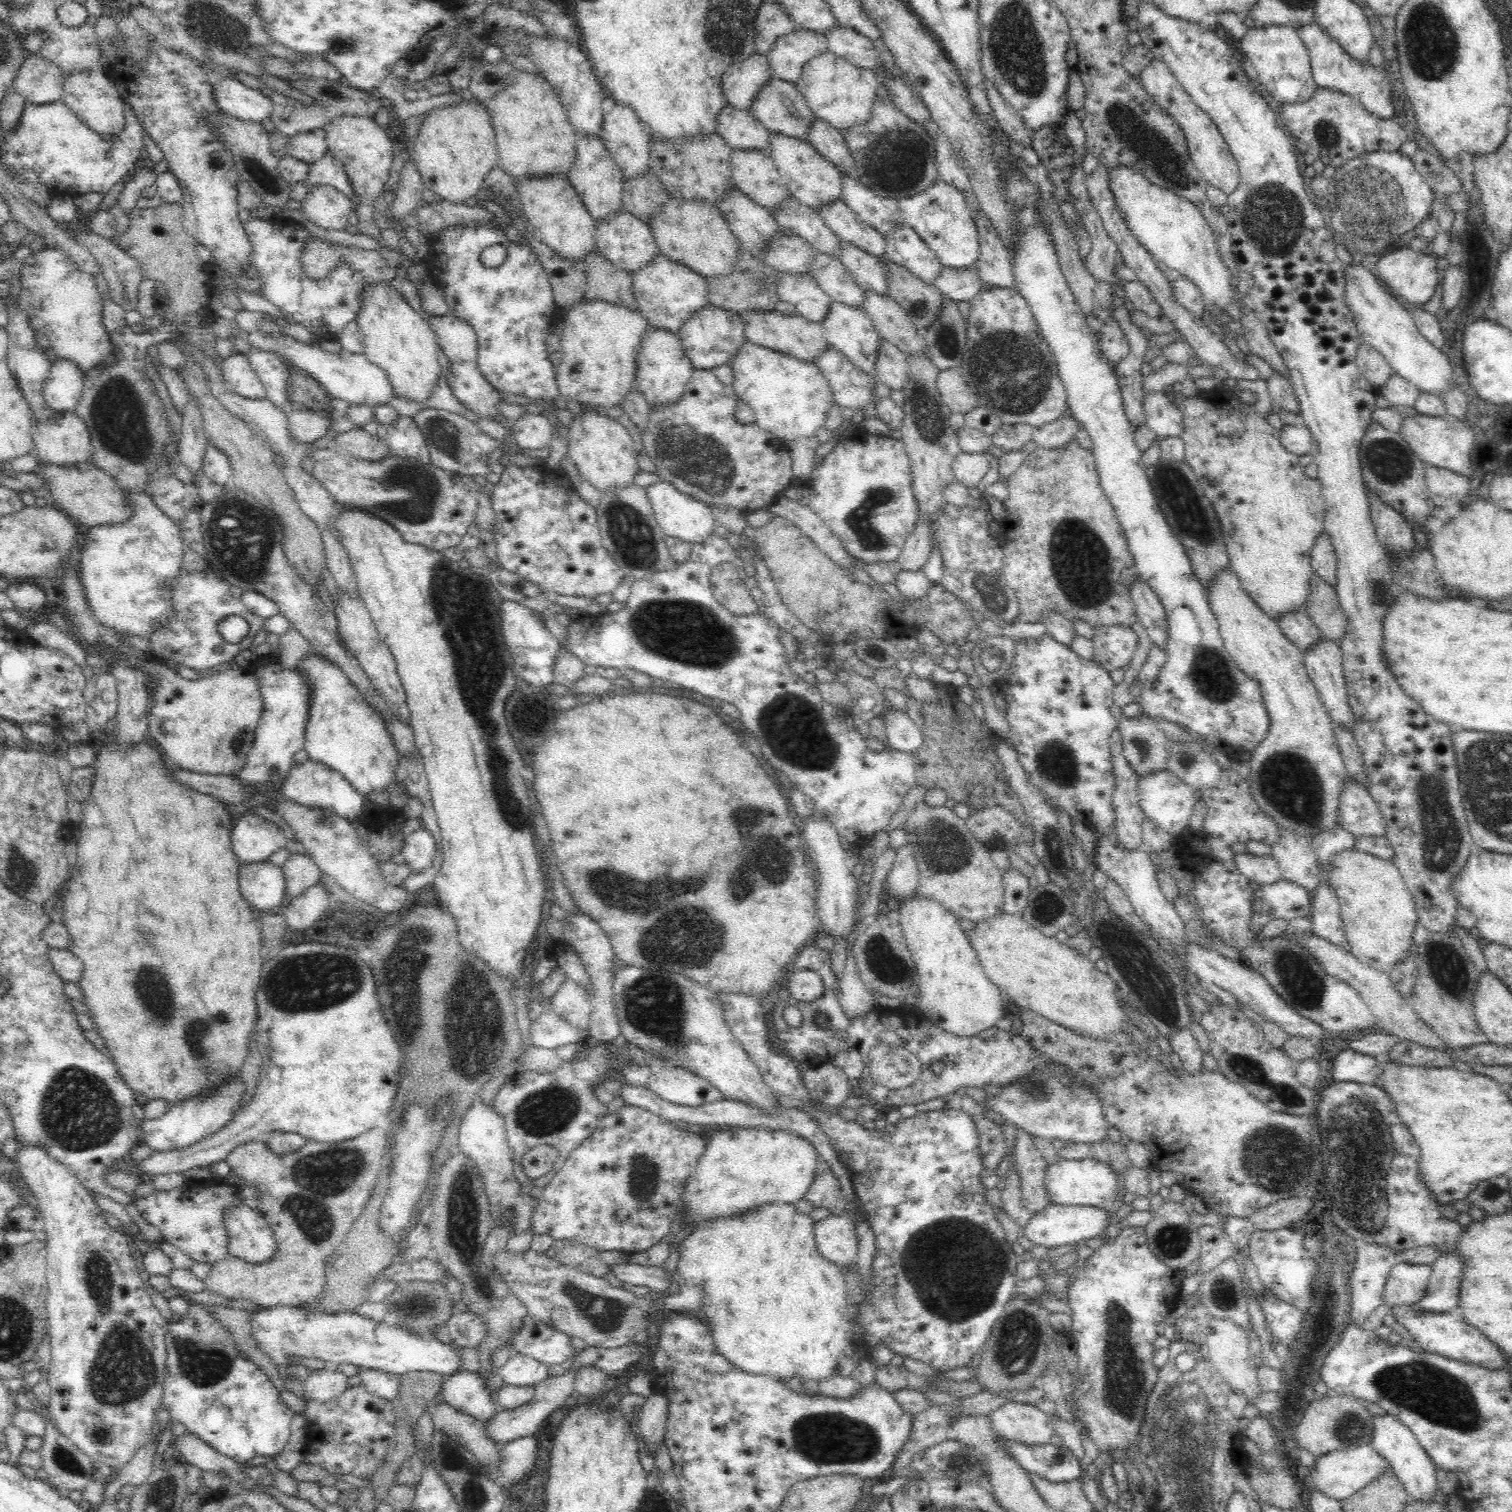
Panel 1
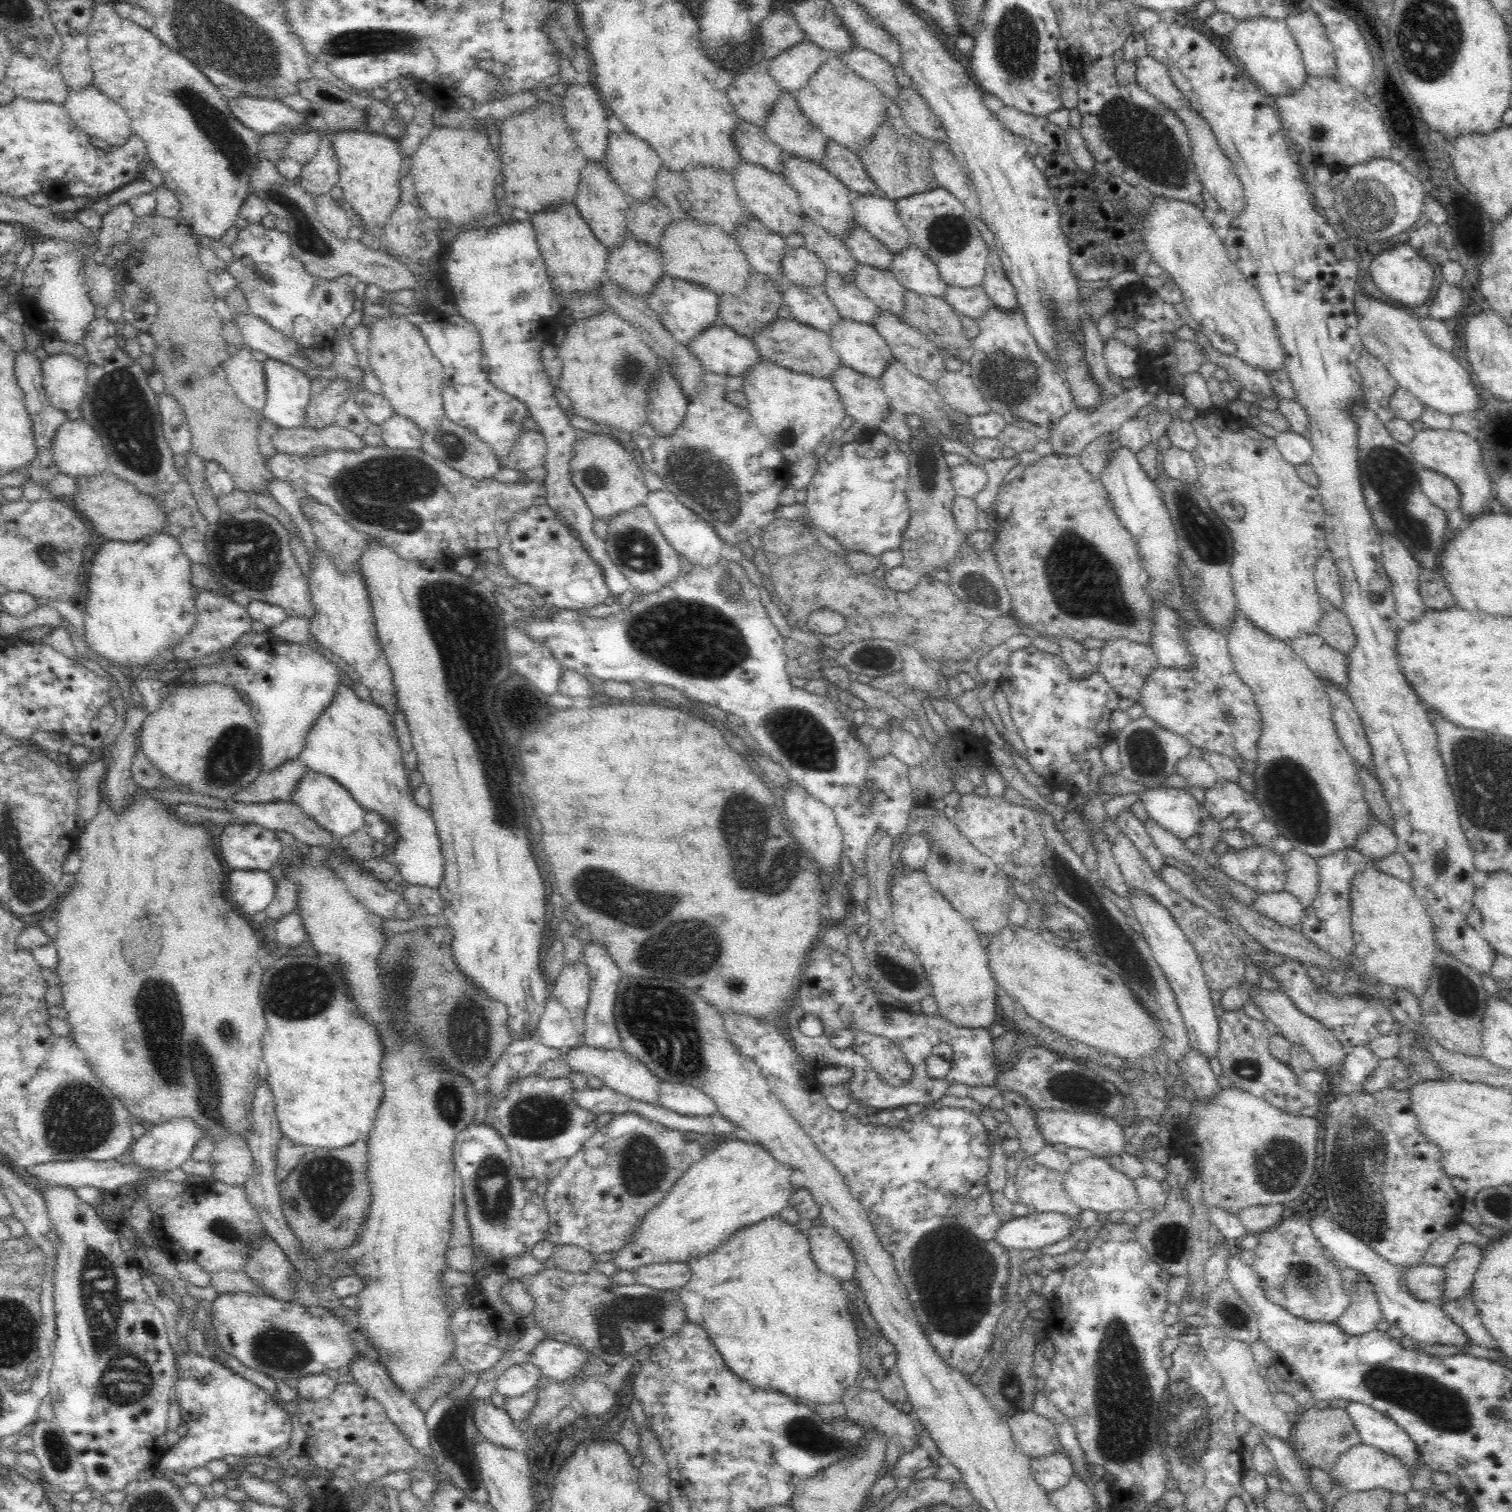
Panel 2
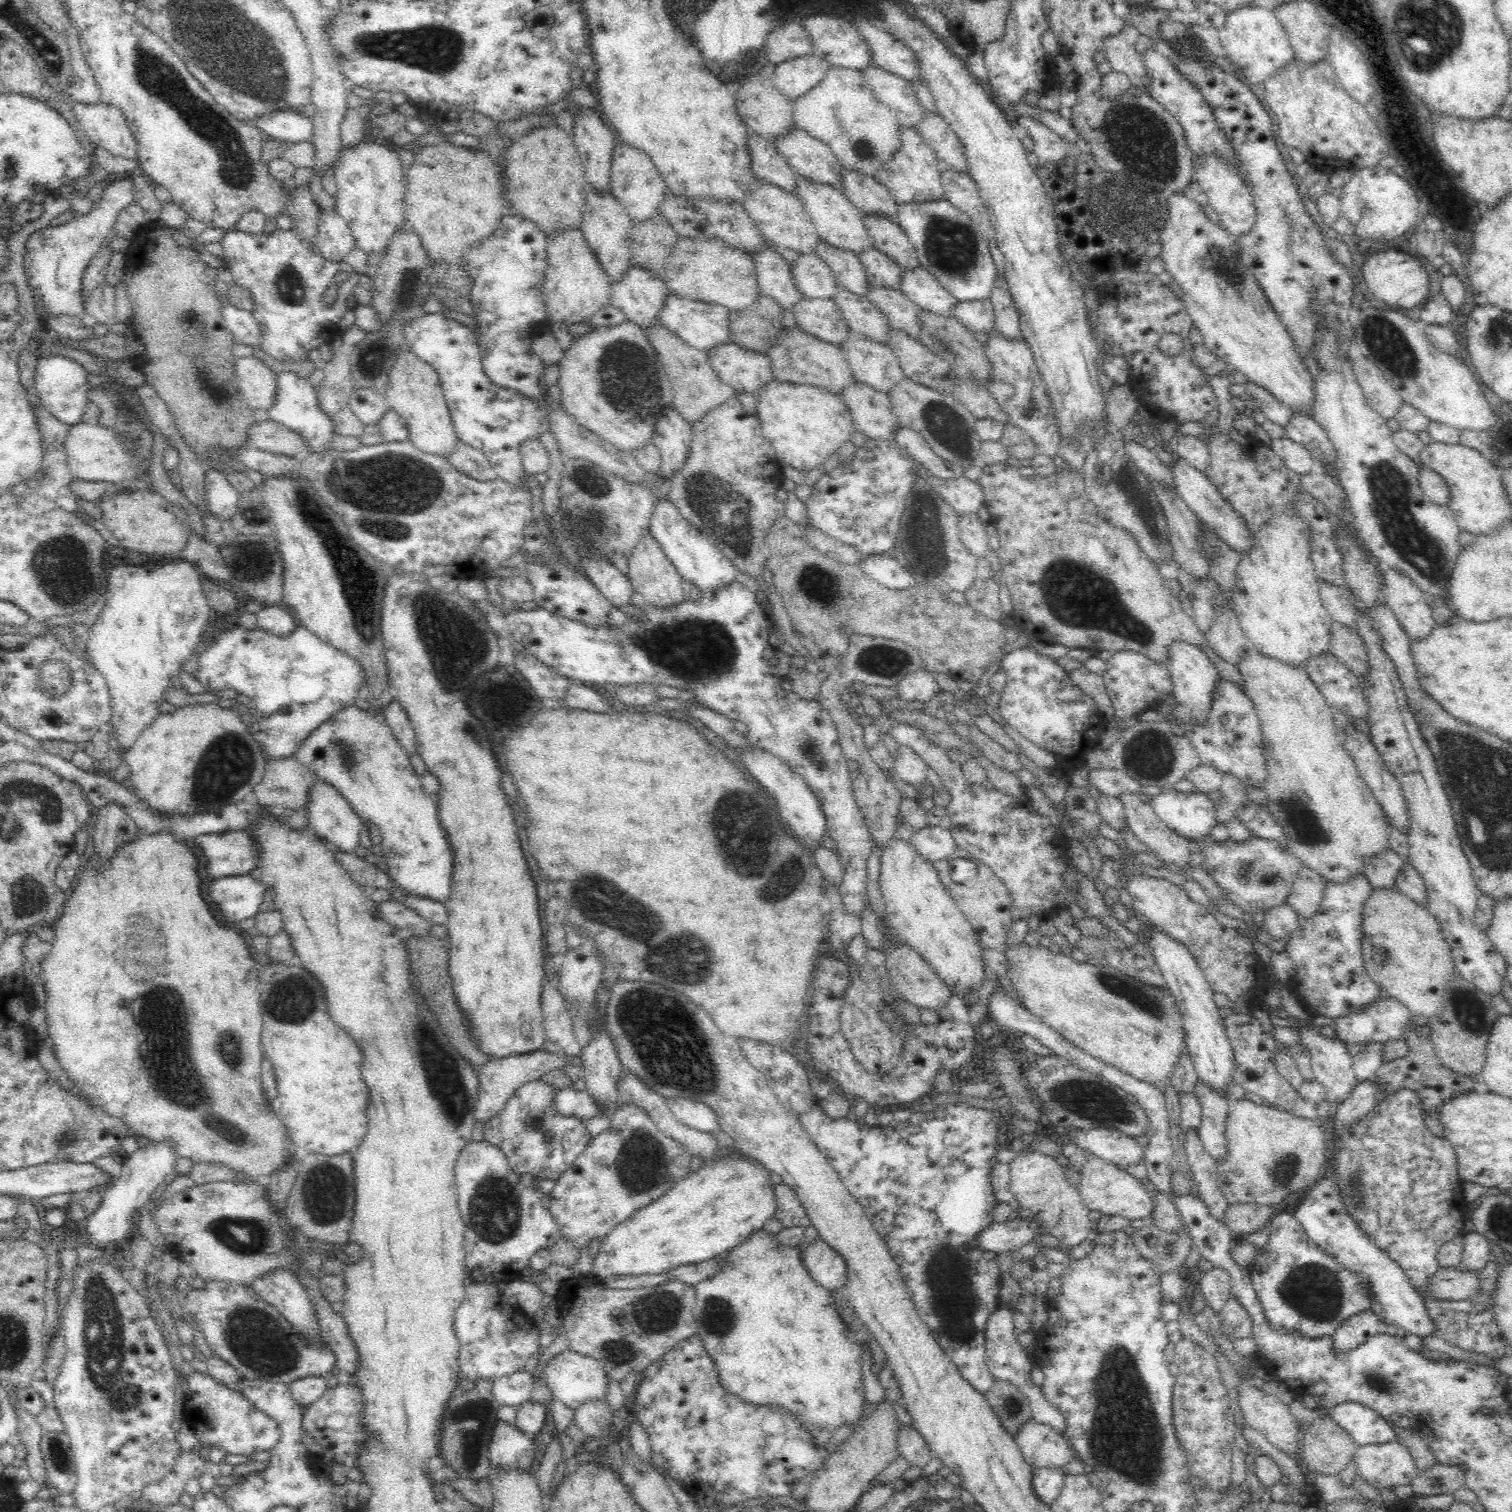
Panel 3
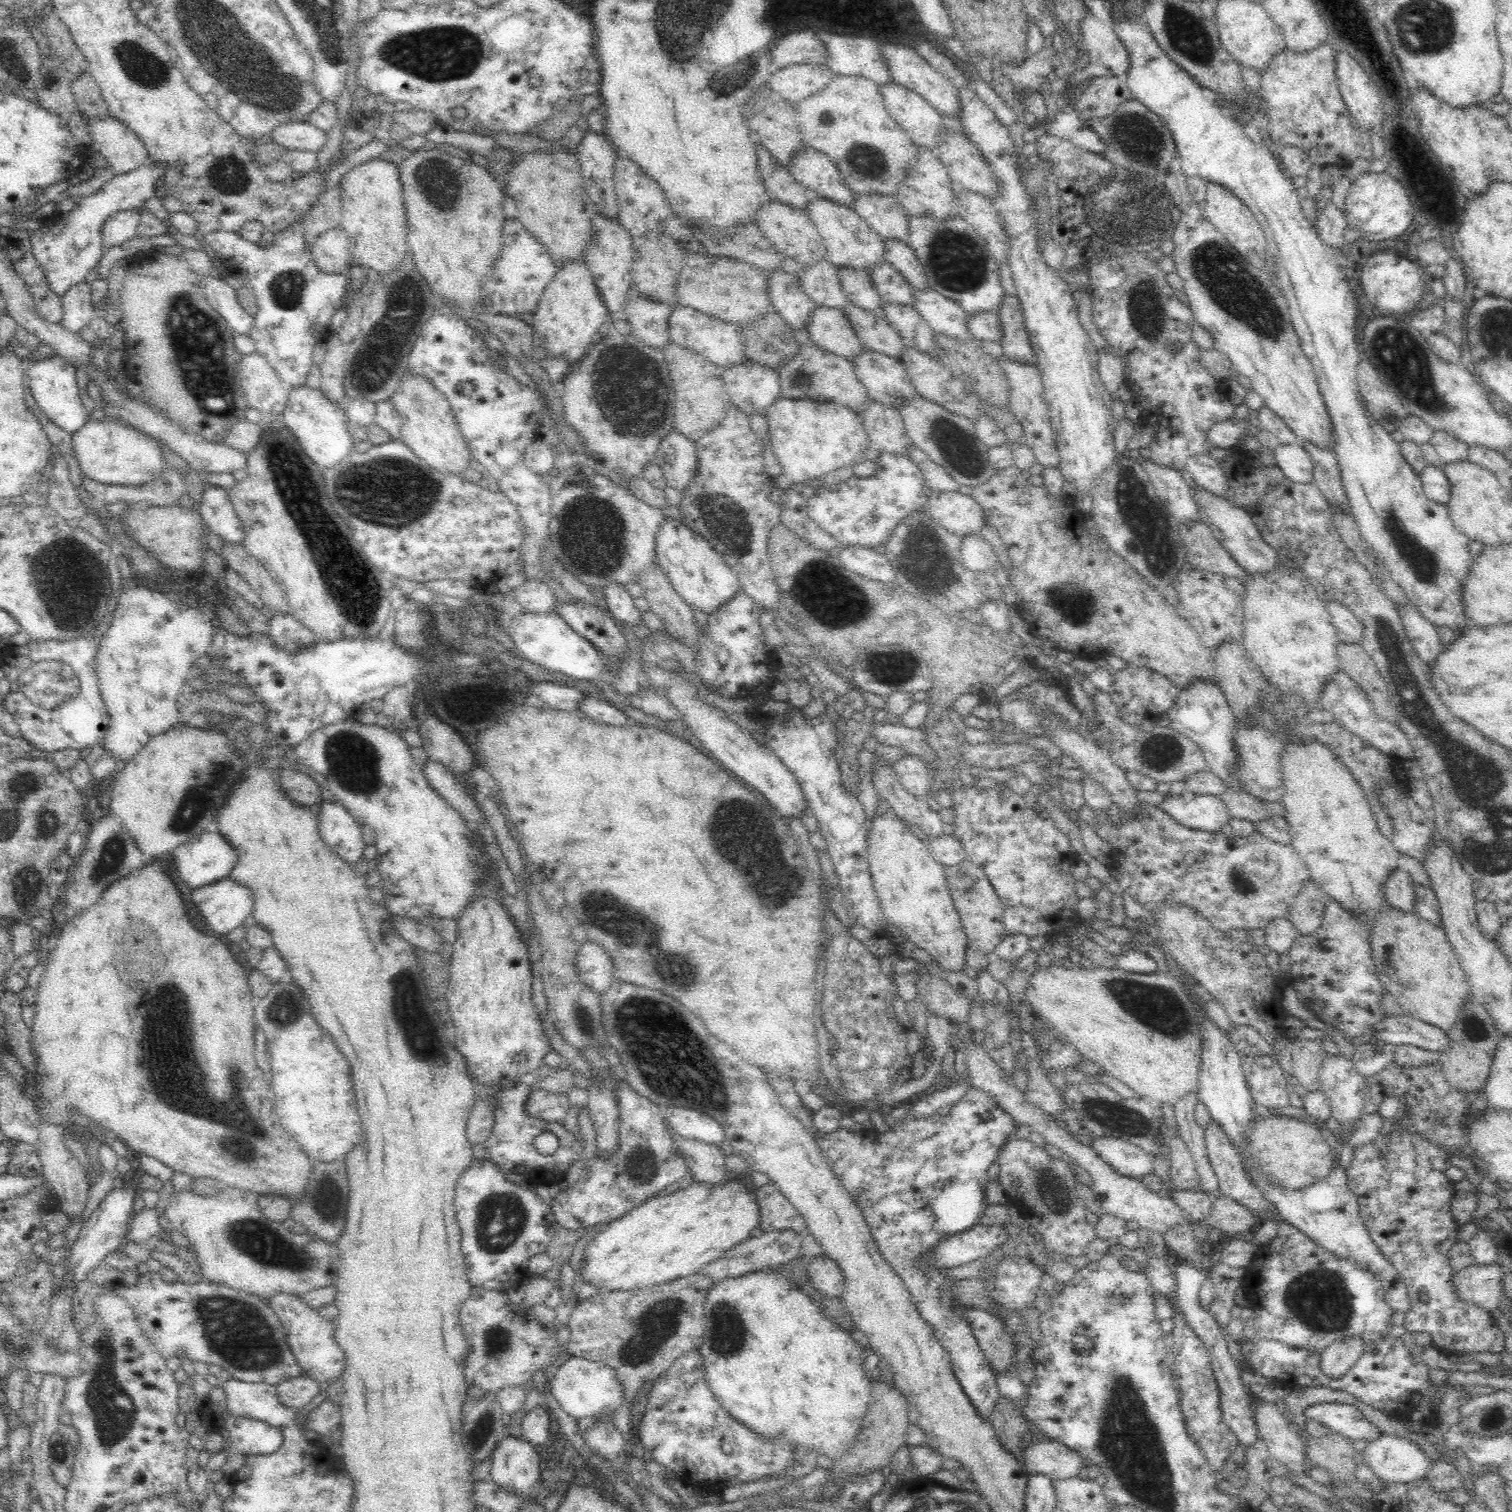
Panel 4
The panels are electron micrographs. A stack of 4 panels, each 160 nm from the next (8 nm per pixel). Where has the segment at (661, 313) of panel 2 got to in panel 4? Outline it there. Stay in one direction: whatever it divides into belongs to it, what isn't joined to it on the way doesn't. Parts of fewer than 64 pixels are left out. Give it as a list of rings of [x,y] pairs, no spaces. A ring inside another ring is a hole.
[[[680,305],[672,309],[668,332],[670,342],[706,357],[706,360],[709,360],[717,367],[722,367],[723,369],[732,368],[747,360],[743,351],[742,335],[739,333],[740,328],[738,326],[694,310],[692,307]]]

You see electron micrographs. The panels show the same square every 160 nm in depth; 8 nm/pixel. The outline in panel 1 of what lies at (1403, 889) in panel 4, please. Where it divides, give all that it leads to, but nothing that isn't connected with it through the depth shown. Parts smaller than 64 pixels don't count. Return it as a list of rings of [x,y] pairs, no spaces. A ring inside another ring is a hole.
[[[1346,781],[1342,785],[1337,822],[1354,837],[1384,837],[1387,822],[1369,790],[1358,781]]]

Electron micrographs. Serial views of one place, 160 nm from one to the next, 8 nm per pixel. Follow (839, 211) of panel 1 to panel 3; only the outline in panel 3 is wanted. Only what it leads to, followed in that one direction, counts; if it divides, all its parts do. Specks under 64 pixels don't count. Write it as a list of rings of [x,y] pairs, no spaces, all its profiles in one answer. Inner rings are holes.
[[[872,248],[861,252],[859,259],[864,265],[869,286],[901,290],[903,270],[886,253]]]

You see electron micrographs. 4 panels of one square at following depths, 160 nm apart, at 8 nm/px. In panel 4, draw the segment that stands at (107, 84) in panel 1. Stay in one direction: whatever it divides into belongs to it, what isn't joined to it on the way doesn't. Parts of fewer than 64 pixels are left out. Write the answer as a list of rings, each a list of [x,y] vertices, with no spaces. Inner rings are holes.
[[[114,117],[90,119],[90,148],[99,152],[117,174],[133,171],[148,162],[146,145],[136,133]]]

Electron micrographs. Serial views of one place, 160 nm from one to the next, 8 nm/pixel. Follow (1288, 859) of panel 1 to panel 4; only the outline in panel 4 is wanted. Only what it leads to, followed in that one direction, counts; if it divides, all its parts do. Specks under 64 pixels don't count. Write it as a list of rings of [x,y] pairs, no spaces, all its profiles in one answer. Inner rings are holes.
[[[1314,881],[1305,882],[1300,894],[1294,898],[1288,918],[1300,936],[1315,934],[1322,926],[1327,901],[1327,895]]]

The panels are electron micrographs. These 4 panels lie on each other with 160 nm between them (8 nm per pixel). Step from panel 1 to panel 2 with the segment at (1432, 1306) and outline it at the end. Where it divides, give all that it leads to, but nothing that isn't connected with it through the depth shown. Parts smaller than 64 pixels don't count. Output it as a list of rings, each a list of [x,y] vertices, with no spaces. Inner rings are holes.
[[[1461,1242],[1453,1253],[1452,1260],[1443,1266],[1445,1293],[1438,1302],[1440,1305],[1454,1303],[1470,1290],[1482,1260],[1482,1249],[1471,1242]]]

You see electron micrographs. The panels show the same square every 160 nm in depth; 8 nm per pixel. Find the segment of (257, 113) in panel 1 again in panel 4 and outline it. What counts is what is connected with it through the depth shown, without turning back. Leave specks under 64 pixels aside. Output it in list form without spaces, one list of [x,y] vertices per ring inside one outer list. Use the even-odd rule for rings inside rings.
[[[296,121],[276,125],[272,139],[282,150],[301,150],[318,154],[326,142],[326,133],[309,121]]]

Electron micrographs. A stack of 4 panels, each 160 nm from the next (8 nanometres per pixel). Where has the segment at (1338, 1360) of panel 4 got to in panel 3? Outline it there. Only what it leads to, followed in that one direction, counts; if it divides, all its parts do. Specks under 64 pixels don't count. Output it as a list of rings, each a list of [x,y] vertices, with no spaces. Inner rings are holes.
[[[1364,1311],[1363,1313],[1350,1317],[1344,1321],[1332,1335],[1333,1350],[1335,1354],[1348,1354],[1368,1342],[1372,1336],[1384,1330],[1378,1317],[1373,1311]]]

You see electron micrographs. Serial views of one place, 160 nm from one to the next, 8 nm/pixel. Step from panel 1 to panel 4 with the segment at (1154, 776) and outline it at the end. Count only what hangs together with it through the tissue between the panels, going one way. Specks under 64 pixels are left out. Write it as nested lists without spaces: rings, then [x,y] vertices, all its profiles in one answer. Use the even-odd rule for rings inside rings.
[[[1184,790],[1181,795],[1169,794],[1158,806],[1180,824],[1194,830],[1225,832],[1231,819],[1224,801],[1211,794]]]

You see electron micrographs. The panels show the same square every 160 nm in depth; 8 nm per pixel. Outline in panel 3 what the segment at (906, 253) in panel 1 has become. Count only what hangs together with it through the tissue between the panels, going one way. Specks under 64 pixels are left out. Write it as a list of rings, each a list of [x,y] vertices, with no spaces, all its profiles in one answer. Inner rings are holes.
[[[922,266],[903,270],[901,291],[922,311],[952,317],[957,303],[946,289]]]

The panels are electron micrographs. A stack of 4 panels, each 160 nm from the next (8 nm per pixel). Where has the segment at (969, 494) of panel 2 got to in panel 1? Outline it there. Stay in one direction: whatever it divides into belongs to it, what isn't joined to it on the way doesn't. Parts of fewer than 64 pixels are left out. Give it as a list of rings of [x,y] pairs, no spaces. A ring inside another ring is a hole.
[[[961,452],[952,462],[951,473],[956,483],[964,485],[973,494],[982,488],[980,482],[989,473],[989,460],[986,453],[968,454]]]

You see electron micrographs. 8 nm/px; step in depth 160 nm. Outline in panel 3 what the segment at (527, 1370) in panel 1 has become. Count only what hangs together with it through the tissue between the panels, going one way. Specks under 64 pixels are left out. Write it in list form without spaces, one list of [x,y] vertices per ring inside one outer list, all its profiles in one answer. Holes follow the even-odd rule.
[[[520,1370],[516,1374],[496,1380],[493,1383],[493,1397],[501,1406],[519,1407],[530,1401],[534,1384],[532,1372]]]

